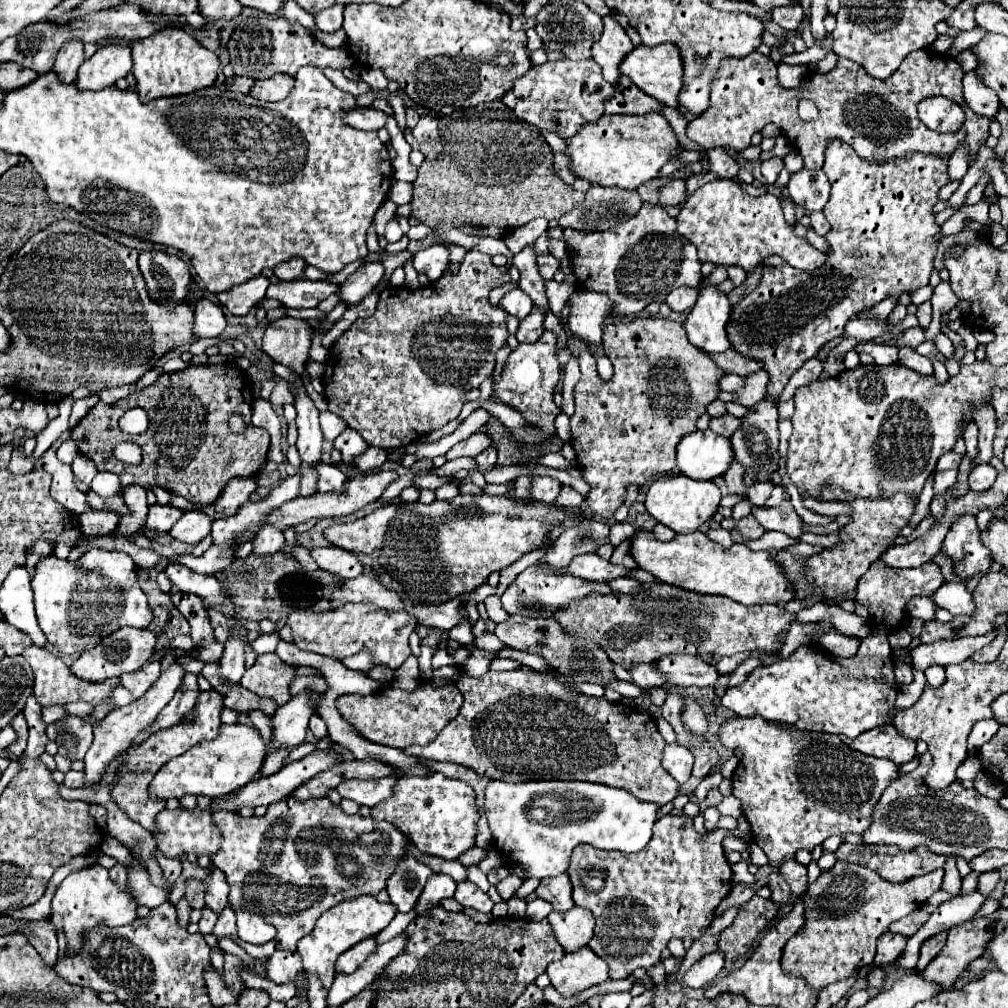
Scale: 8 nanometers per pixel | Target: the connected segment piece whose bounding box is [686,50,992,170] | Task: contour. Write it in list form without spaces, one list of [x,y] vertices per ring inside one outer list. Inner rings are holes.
[[[918,50],[908,54],[902,66],[888,80],[876,80],[856,62],[838,58],[838,64],[828,74],[812,72],[798,88],[786,90],[776,82],[776,64],[768,56],[752,52],[744,58],[724,58],[712,82],[710,106],[700,118],[688,122],[686,136],[706,150],[714,146],[744,150],[750,144],[752,134],[762,130],[764,124],[774,122],[792,146],[798,148],[800,156],[804,158],[804,168],[808,170],[822,168],[824,148],[834,138],[848,142],[866,162],[886,162],[912,152],[942,154],[944,158],[950,158],[956,146],[964,144],[970,156],[968,164],[972,166],[980,144],[990,136],[992,120],[974,114],[966,106],[962,98],[962,74],[964,70],[954,58]],[[928,96],[946,96],[964,108],[966,122],[960,132],[940,134],[920,122],[916,106]],[[802,98],[816,104],[816,120],[800,120],[796,106]]]

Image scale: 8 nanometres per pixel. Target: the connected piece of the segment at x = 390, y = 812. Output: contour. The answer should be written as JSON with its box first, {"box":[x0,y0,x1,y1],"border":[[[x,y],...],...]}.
{"box":[372,774,478,860],"border":[[[442,774],[430,776],[402,776],[394,784],[394,794],[372,808],[374,820],[386,820],[394,824],[410,842],[424,854],[454,860],[472,846],[476,846],[478,808],[474,790],[460,780],[444,778]]]}

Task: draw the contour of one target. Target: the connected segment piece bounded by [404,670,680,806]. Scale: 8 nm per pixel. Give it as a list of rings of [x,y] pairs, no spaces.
[[[486,672],[482,678],[470,678],[462,674],[456,680],[458,690],[464,696],[460,714],[438,734],[428,746],[410,746],[404,752],[416,758],[446,760],[464,764],[478,774],[486,774],[492,780],[526,782],[526,780],[586,780],[624,788],[640,802],[652,802],[664,806],[680,794],[680,784],[670,778],[662,768],[664,738],[656,728],[656,720],[640,714],[636,708],[628,708],[620,702],[612,704],[604,698],[572,696],[560,682],[542,678],[538,674],[512,672]]]

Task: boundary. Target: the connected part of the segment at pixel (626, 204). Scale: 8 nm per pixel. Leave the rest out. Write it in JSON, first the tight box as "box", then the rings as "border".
{"box":[558,182,642,230],"border":[[[592,182],[592,186],[586,190],[584,202],[580,202],[572,212],[562,216],[558,220],[558,226],[572,230],[598,230],[602,216],[600,230],[608,230],[618,222],[626,222],[626,218],[634,216],[640,208],[642,198],[638,192],[608,188]]]}

